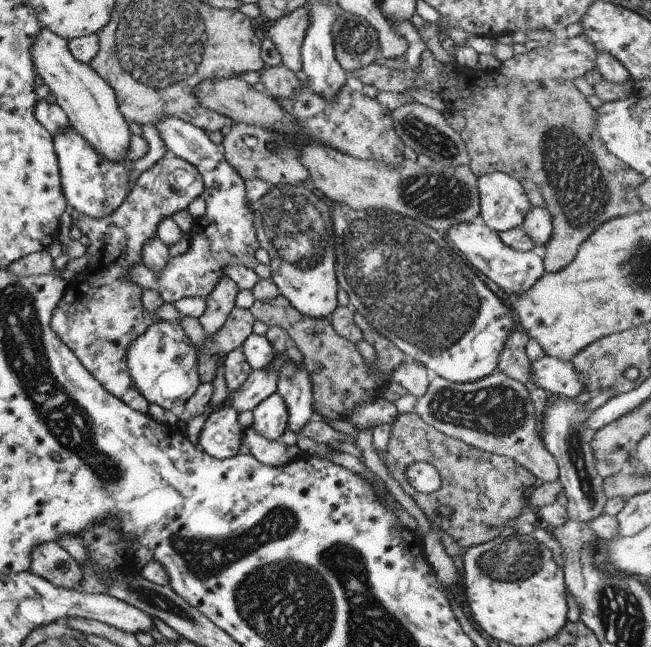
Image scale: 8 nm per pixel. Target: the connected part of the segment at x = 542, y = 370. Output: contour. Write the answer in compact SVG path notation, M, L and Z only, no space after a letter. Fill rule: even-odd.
M544 356L532 362L531 369L533 384L543 388L546 394L575 398L579 393L585 392L583 376L575 372L571 362Z

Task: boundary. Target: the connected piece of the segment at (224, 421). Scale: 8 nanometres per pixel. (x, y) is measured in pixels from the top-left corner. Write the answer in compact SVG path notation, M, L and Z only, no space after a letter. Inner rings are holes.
M226 405L210 412L197 435L198 446L203 452L217 460L239 454L243 428L237 424L237 415Z

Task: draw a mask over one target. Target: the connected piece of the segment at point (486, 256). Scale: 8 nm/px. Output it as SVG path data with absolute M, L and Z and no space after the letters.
M479 215L475 216L475 219L471 220L471 222L453 224L445 230L444 235L450 240L451 245L457 248L456 250L460 254L465 256L465 260L468 260L475 270L479 270L491 282L499 286L505 294L521 296L523 292L527 292L545 273L542 266L542 257L539 252L534 250L521 252L501 244L498 233L489 230L483 224Z

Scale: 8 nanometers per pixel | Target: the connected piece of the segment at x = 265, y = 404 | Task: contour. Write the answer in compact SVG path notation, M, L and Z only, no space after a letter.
M277 392L264 398L252 408L253 423L250 426L267 440L279 440L287 424L287 410L283 398Z

